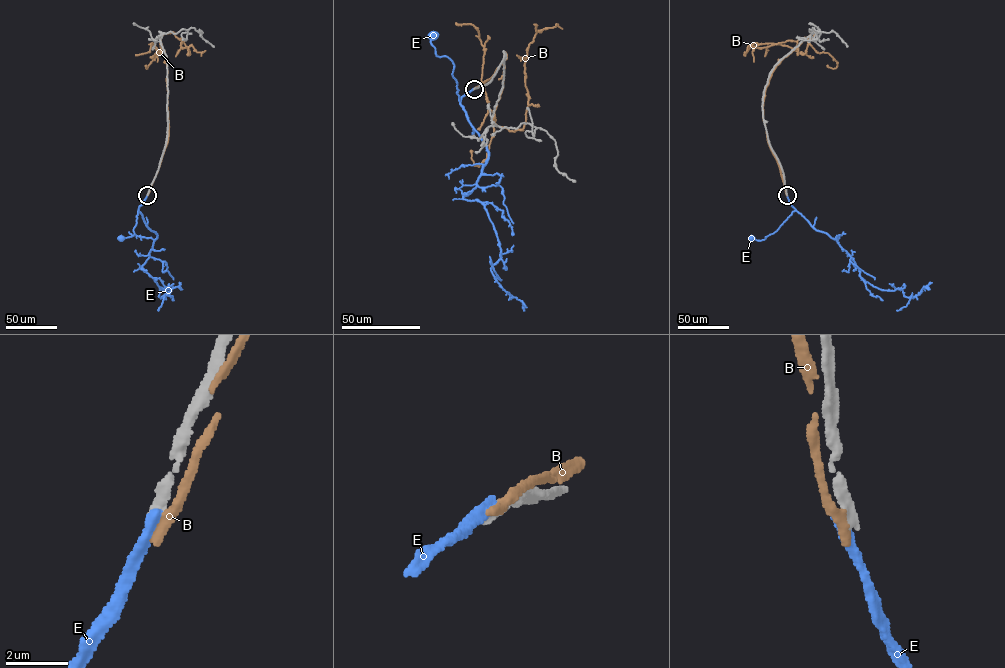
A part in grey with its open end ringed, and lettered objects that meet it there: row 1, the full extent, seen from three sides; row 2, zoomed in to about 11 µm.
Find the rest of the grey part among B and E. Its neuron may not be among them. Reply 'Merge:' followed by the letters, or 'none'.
Merge: none

